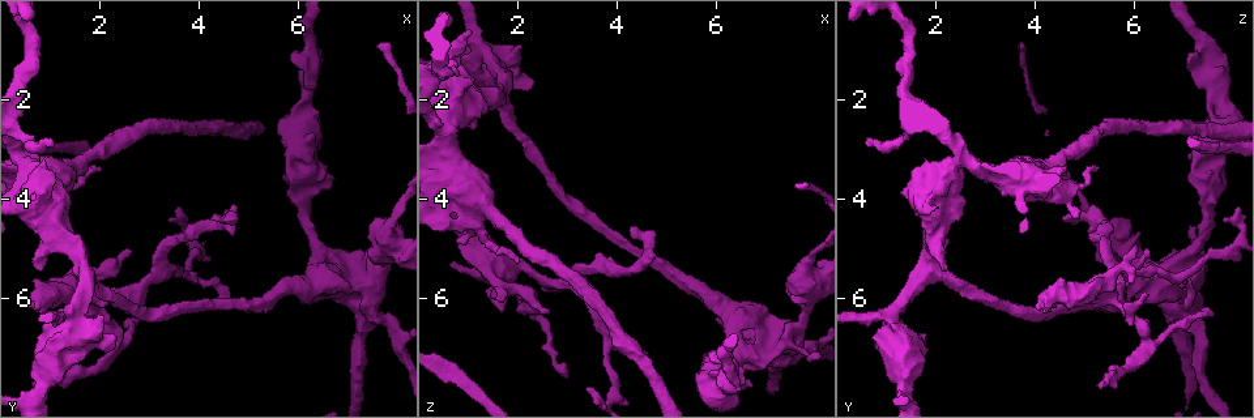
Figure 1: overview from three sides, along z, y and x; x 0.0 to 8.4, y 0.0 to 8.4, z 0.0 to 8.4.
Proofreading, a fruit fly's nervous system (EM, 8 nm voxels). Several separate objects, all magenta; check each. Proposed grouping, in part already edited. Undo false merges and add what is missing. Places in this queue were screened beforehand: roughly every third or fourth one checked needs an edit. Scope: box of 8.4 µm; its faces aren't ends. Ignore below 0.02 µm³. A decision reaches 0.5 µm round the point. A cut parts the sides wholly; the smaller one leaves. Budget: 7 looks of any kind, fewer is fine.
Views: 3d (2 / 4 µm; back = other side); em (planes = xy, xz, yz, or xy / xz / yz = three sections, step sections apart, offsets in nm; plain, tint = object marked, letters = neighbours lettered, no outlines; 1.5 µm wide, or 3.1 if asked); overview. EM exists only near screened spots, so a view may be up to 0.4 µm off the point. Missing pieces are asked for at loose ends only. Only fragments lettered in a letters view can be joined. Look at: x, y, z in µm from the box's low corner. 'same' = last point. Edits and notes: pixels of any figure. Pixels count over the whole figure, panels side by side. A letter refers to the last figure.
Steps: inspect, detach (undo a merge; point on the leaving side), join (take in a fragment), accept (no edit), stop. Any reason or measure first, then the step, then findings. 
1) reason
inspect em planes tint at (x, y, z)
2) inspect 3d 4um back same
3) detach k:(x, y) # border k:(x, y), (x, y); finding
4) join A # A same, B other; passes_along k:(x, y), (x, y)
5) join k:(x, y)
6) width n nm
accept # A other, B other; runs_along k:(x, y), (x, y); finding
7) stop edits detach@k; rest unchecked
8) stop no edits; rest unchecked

sudden change in width
inspect em planes letters at (1.95, 6.85, 1.60)

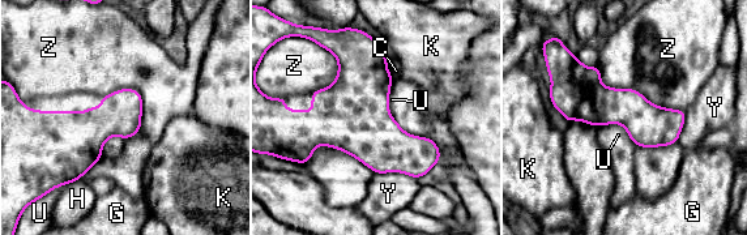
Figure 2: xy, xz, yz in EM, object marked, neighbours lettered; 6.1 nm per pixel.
accept # C other, G other, H other, K other, U other, Y other, Z other; border 2:(597, 64), (605, 85), (684, 111); all the same neuron

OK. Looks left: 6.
an open end
inspect em xy step 8 letters at (1.05, 2.90, 0.70)

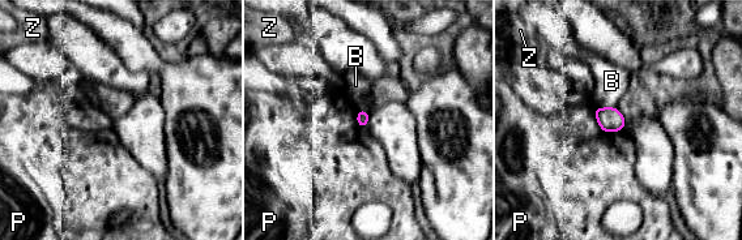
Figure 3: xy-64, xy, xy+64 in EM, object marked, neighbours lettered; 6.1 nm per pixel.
cut it another way
inspect em planes letters same

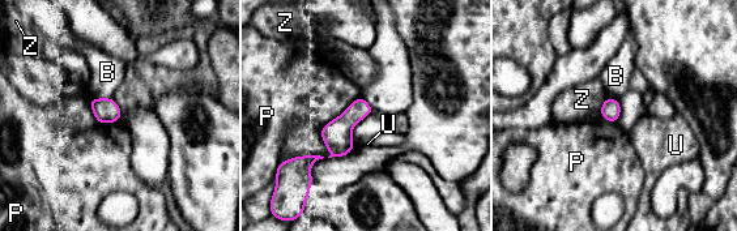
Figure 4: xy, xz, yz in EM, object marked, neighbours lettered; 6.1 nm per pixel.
accept # B other, P other, U other, Z other; border 4:(98, 122), (116, 123); no lettered fragment goes on from it

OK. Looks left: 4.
an open end
inspect em planes letters at (0.75, 6.20, 4.05)

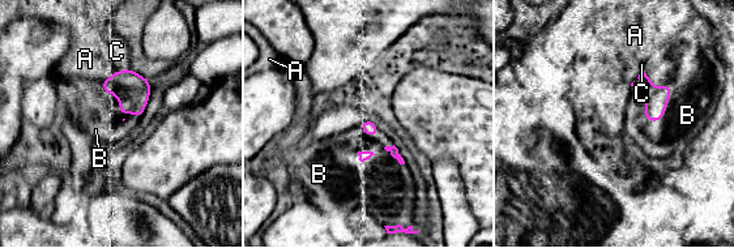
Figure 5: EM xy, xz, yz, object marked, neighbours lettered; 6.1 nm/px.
join B # A other, B same, C other; it goes on there

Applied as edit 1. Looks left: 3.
stop edits join@5; rest unchecked

